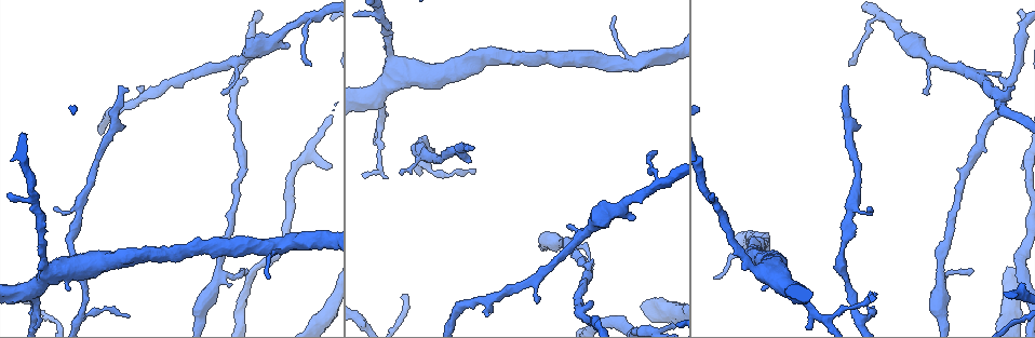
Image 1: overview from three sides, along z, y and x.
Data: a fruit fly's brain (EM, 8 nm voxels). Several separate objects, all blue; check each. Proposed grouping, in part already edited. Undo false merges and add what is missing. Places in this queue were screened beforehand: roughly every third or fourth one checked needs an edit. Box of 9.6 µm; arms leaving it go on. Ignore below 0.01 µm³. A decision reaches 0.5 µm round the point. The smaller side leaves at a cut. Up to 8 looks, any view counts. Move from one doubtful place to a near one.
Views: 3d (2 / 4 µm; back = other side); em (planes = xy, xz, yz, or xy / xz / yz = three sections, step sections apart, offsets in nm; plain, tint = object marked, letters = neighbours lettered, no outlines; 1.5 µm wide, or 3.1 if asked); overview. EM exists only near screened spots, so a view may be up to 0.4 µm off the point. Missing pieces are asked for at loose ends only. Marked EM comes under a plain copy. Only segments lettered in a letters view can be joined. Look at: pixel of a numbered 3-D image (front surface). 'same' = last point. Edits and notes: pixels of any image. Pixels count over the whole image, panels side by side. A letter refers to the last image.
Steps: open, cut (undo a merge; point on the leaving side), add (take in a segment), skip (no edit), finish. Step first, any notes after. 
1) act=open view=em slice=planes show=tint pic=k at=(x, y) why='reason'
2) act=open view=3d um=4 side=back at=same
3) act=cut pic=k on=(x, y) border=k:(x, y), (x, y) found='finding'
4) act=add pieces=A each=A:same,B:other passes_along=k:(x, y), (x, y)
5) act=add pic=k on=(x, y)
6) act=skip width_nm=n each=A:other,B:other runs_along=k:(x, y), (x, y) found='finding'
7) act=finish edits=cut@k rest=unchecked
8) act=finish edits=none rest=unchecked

act=open view=3d um=2 pic=1 at=(137, 86) why='free end'

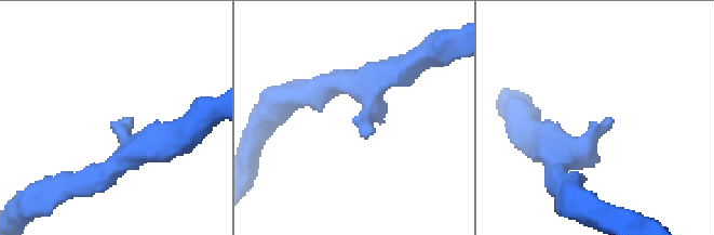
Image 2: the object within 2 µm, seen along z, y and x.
act=open view=em slice=planes show=letters pic=2 at=(360, 135)

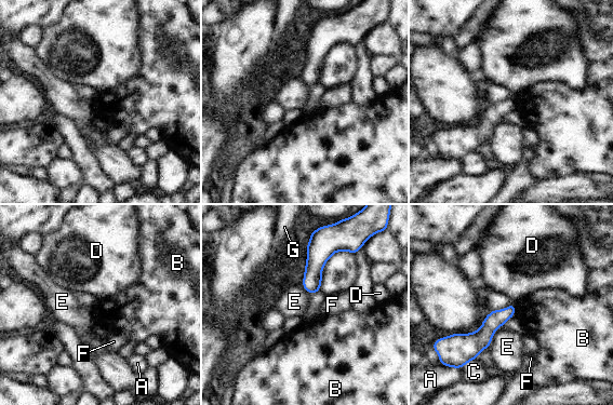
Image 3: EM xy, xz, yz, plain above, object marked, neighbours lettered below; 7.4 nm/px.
act=skip width_nm=120 each=A:other,B:other,C:other,D:other,E:other,F:other,G:other runs_along=3:(511, 308), (477, 339), (456, 339) found='none of them fits'

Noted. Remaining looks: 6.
act=open view=em slice=planes show=letters pic=1 at=(241, 268) why='tapers out'

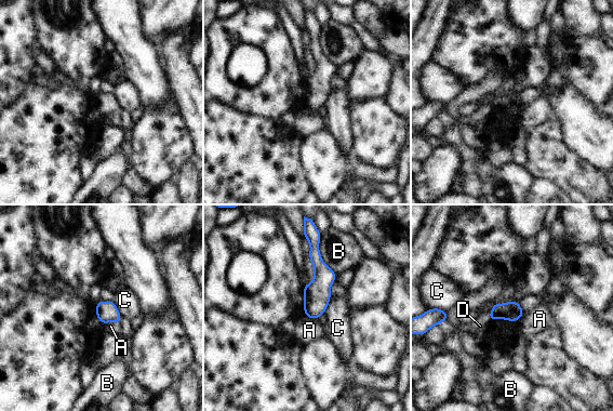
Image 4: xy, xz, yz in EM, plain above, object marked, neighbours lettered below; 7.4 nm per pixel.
act=skip each=A:other,B:other,C:other,D:other runs_along=4:(316, 246), (319, 289), (309, 315) found='no lettered segment goes on from it'

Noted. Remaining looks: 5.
act=open view=3d um=2 pic=1 at=(467, 151) why='branch stops here'

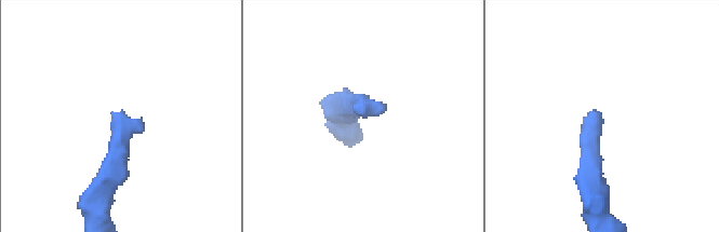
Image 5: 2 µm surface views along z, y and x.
act=open view=em slice=yz step=8 show=tint pic=5 at=(601, 112)

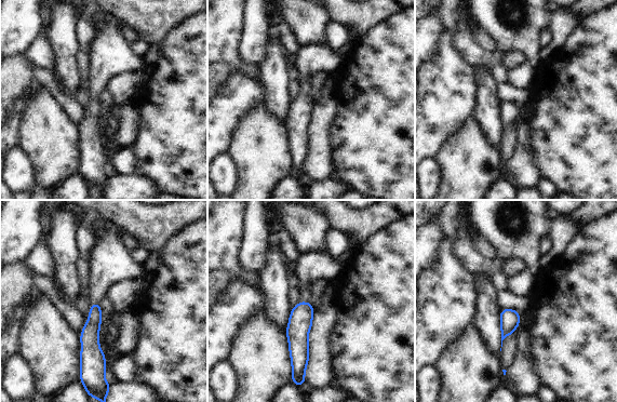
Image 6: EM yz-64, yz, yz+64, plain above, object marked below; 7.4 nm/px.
act=open view=em slice=planes show=letters at=same

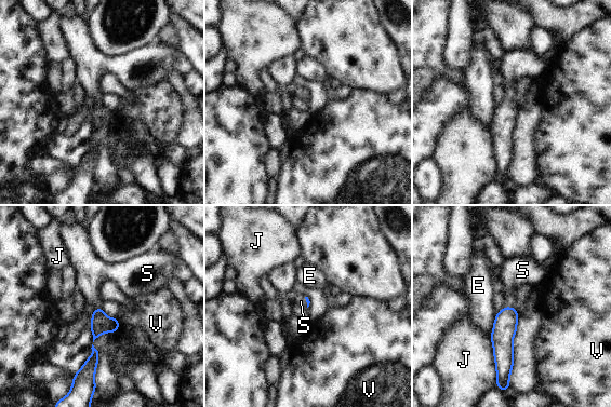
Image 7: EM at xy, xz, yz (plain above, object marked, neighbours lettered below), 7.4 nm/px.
act=add pieces=S each=E:other,J:other,S:same,V:other passes_along=7:(505, 325), (508, 307), (515, 274) found='the cell continues'

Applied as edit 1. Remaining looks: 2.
act=finish edits=add@7 rest=unchecked

